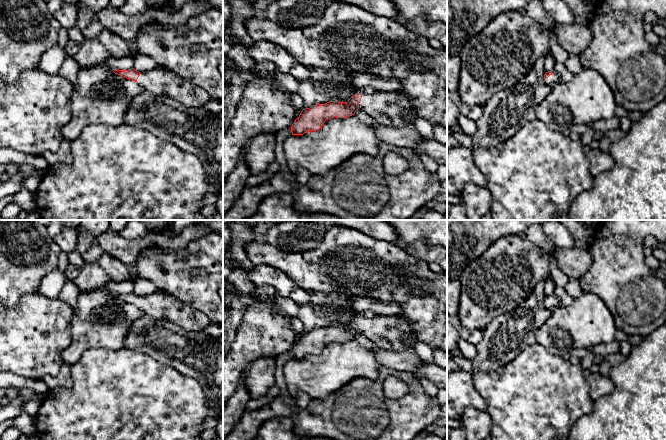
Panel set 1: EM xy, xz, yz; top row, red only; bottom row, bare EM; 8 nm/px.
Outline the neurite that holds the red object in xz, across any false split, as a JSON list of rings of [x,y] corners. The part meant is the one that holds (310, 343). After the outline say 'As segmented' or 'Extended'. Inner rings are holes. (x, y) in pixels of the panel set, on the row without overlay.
[[[398,314],[376,315],[368,319],[356,317],[347,326],[330,325],[325,328],[316,328],[310,332],[303,333],[291,350],[292,359],[303,359],[307,355],[319,354],[326,344],[334,341],[344,342],[352,340],[358,333],[368,337],[376,348],[387,351],[403,352],[411,350],[418,342],[411,325],[404,317]]]. Extended

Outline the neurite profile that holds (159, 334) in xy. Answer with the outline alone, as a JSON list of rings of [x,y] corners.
[[[144,314],[129,328],[124,347],[145,353],[159,362],[171,366],[181,374],[196,380],[203,388],[210,408],[217,417],[223,419],[223,344],[218,338],[210,337],[204,332],[186,331],[171,323],[154,322],[151,316]]]

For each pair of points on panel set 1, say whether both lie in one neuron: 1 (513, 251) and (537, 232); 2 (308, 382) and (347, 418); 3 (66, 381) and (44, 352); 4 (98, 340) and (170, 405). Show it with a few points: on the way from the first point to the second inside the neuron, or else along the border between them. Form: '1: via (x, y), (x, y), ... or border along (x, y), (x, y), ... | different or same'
1: border along (519, 236), (547, 253) | different
2: border along (345, 384), (324, 397), (313, 399) | different
3: border along (62, 363), (55, 375), (45, 375), (41, 379) | different
4: border along (123, 346), (117, 349), (89, 348), (84, 352) | different

